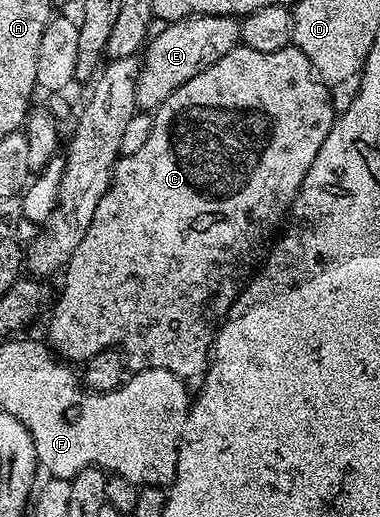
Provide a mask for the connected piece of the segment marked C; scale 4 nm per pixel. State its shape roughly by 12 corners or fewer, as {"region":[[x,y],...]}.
{"region":[[242,43],[155,110],[47,344],[203,378],[338,113]]}

